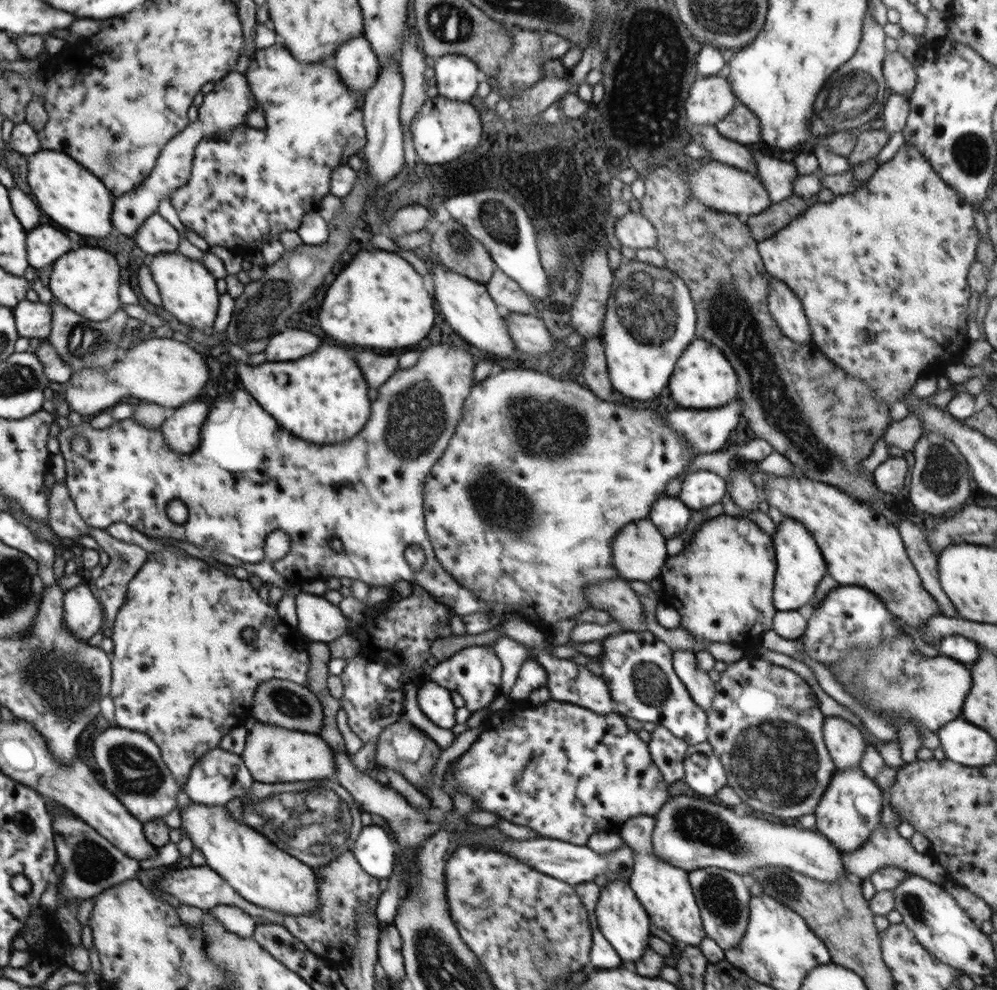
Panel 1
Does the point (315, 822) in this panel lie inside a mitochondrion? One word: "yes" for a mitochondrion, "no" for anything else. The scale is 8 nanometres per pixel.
yes

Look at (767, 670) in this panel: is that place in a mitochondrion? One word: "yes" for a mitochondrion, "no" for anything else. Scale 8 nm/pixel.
no

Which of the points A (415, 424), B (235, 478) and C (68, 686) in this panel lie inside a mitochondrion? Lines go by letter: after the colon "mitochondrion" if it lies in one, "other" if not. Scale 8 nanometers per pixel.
A: mitochondrion
B: other
C: mitochondrion

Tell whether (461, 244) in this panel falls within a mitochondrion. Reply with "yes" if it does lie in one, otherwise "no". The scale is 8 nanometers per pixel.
yes

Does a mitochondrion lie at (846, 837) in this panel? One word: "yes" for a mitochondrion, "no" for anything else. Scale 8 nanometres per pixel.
no

